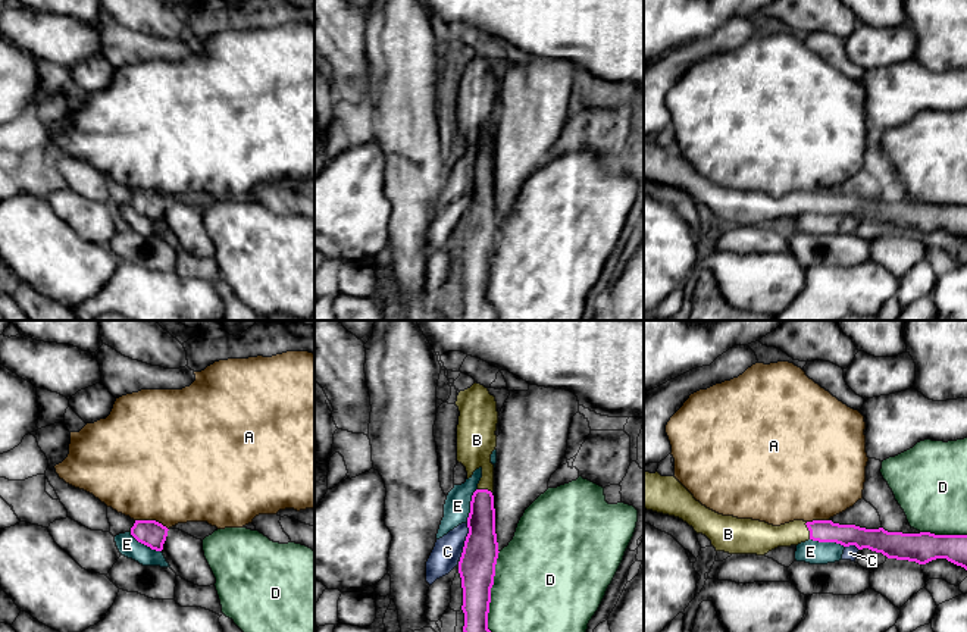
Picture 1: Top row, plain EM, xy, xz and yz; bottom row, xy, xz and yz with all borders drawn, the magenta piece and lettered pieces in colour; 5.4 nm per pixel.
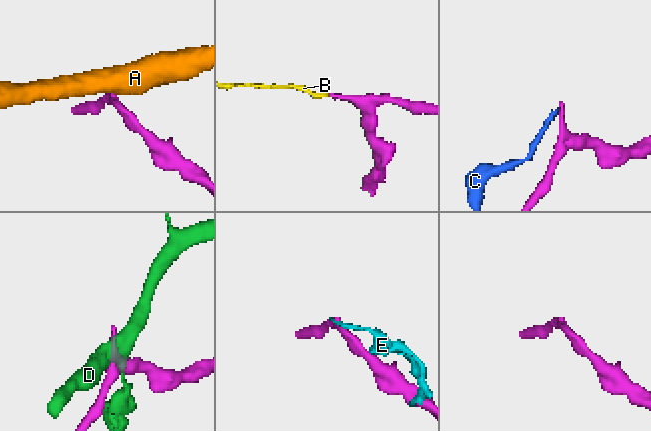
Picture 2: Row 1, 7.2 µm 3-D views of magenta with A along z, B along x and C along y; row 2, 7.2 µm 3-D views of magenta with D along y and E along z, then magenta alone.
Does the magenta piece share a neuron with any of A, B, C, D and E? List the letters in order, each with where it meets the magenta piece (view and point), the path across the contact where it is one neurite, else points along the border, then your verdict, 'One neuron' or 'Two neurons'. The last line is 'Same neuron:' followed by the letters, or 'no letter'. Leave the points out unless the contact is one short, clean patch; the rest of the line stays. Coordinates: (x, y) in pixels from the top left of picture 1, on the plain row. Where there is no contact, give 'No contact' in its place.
A: Touches magenta at xy (152, 191). Boundary: xy (135, 190), (155, 190), (168, 200). Two neurons
B: Touches magenta at yz (810, 202). Path across: yz (823, 202), (810, 202), (766, 207). One neuron
C: Touches magenta at xz (465, 212). Boundary: xz (468, 194), (468, 206), (459, 230). Two neurons
D: Touches magenta at xz (490, 271). Two neurons
E: Touches magenta at yz (828, 212). Boundary: yz (810, 209), (839, 213), (844, 218). Two neurons
Same neuron: B

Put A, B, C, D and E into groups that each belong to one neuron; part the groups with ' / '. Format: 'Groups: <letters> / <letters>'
Groups: A / B / C E / D

